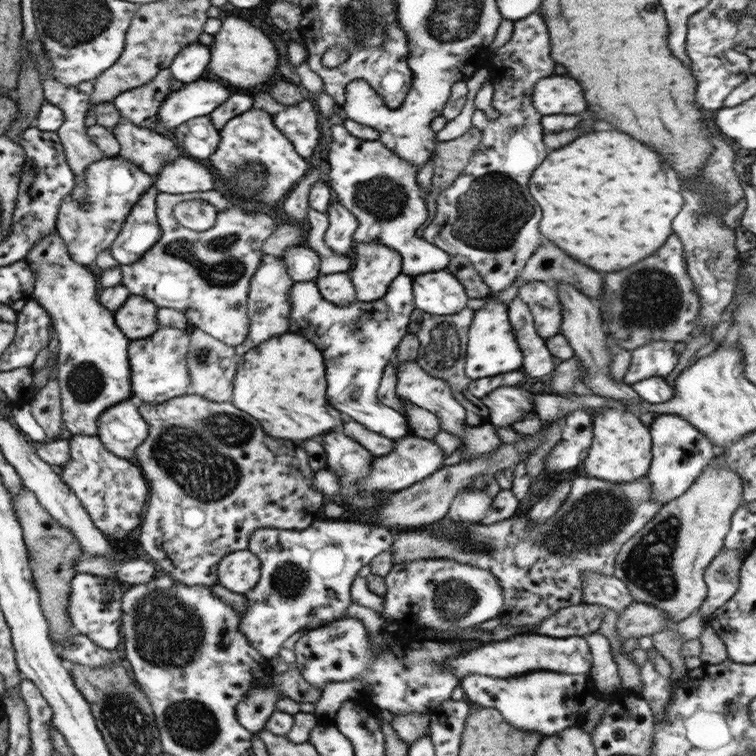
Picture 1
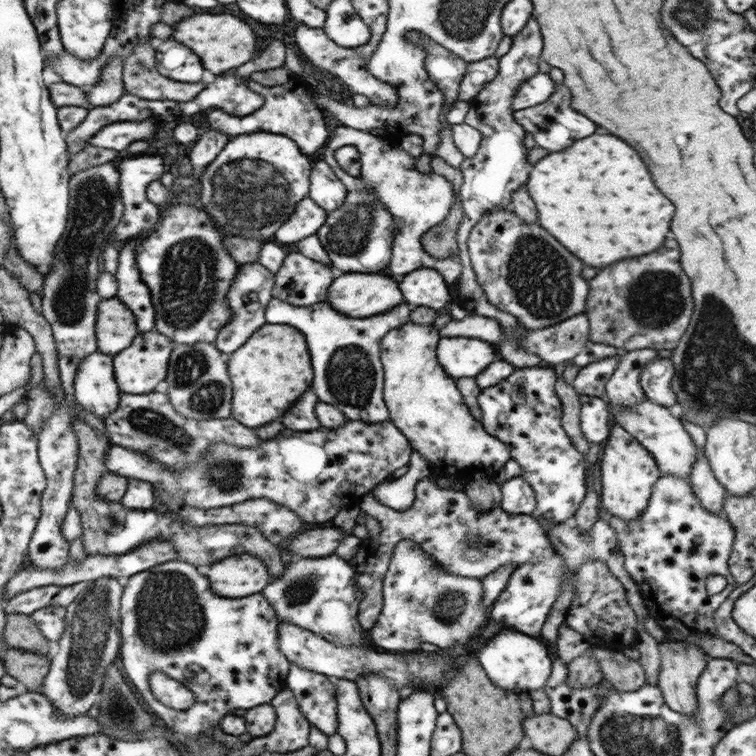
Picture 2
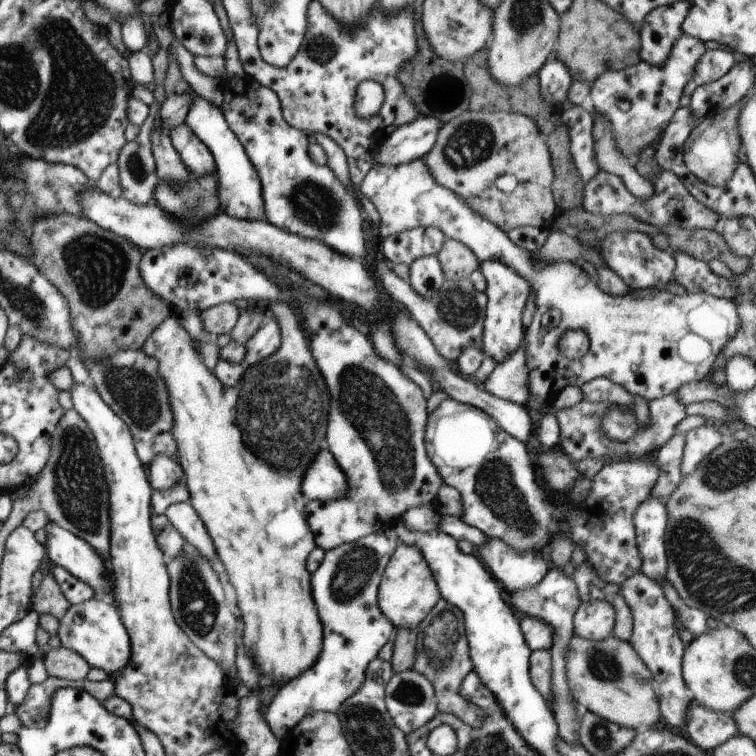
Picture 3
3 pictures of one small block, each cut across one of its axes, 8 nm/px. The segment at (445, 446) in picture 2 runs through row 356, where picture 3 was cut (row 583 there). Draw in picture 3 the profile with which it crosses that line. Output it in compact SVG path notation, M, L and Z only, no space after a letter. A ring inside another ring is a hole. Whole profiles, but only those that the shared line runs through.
M397 542L397 550L391 554L385 566L377 592L377 606L383 612L383 616L395 626L395 630L413 632L423 622L423 618L427 618L427 614L439 600L441 600L441 592L421 550L413 548L413 544Z

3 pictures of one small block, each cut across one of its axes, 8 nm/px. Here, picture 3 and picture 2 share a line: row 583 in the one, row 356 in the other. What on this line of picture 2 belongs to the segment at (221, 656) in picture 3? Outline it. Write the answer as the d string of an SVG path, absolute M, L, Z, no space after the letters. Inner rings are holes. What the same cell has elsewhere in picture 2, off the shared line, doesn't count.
M177 344L169 356L167 376L163 382L167 384L167 402L181 416L199 422L229 416L231 384L225 362L221 360L221 352L213 344Z

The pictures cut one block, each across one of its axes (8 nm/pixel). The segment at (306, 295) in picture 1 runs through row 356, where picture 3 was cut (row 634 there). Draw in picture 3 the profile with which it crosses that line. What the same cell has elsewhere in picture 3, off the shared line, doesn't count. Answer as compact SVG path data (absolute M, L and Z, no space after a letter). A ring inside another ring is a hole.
M387 530L373 532L353 544L341 544L327 550L319 568L311 574L311 596L323 626L323 648L311 670L287 682L277 690L265 710L267 730L279 742L305 716L317 712L335 712L347 702L365 682L367 666L377 658L385 642L395 638L395 626L383 616L377 606L377 592L391 554L397 550L395 534Z

